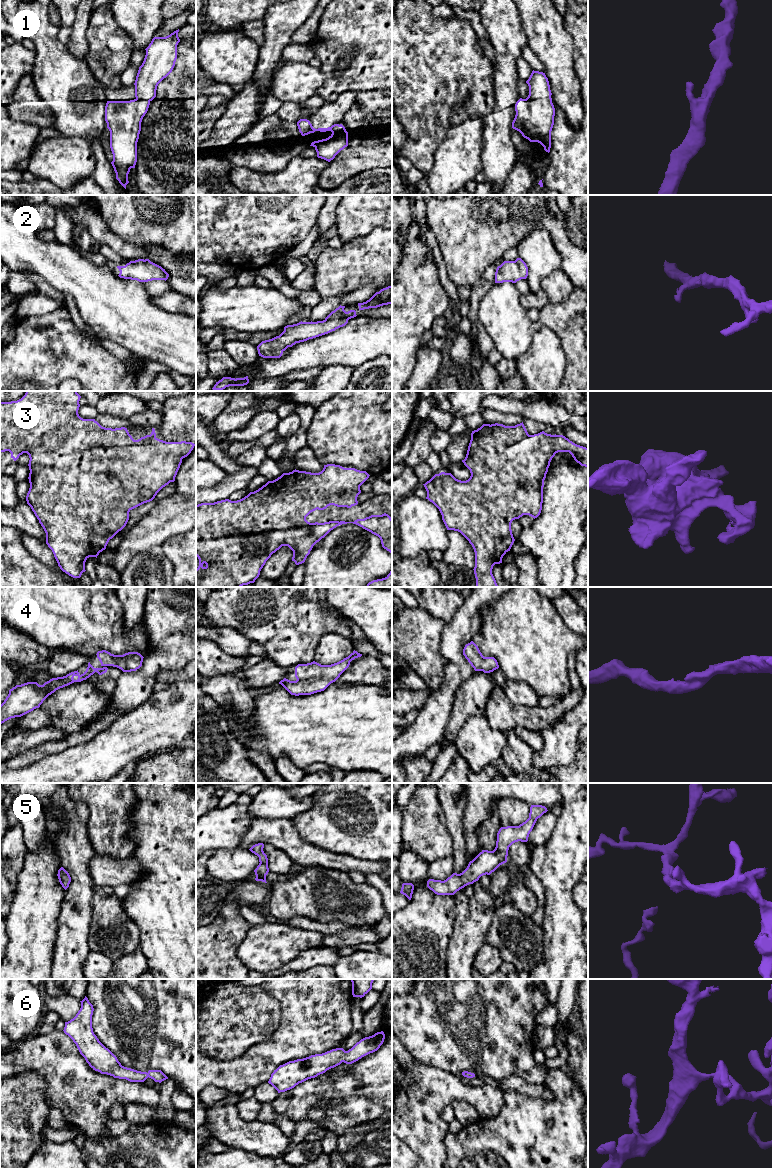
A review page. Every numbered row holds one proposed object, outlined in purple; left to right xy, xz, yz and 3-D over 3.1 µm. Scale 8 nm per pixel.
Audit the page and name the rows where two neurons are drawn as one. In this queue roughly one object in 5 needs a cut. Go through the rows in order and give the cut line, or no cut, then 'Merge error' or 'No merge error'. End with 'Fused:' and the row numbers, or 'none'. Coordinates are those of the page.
1: No split. No merge error
2: No split. No merge error
3: No split. No merge error
4: No split. No merge error
5: No split. No merge error
6: No split. No merge error
Fused: none

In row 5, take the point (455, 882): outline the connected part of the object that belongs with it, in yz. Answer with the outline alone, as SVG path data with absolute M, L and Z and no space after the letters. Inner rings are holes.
M531 805L529 818L519 826L501 827L497 833L493 851L482 850L460 874L453 873L446 880L429 879L427 887L437 895L454 895L483 875L490 875L500 865L507 862L509 847L518 841L527 842L536 821L548 810L542 805Z

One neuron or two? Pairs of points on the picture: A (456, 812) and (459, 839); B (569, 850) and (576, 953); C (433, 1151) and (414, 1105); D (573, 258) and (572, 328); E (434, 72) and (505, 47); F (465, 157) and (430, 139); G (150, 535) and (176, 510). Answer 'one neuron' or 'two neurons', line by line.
A: one neuron
B: one neuron
C: one neuron
D: two neurons
E: two neurons
F: two neurons
G: one neuron

